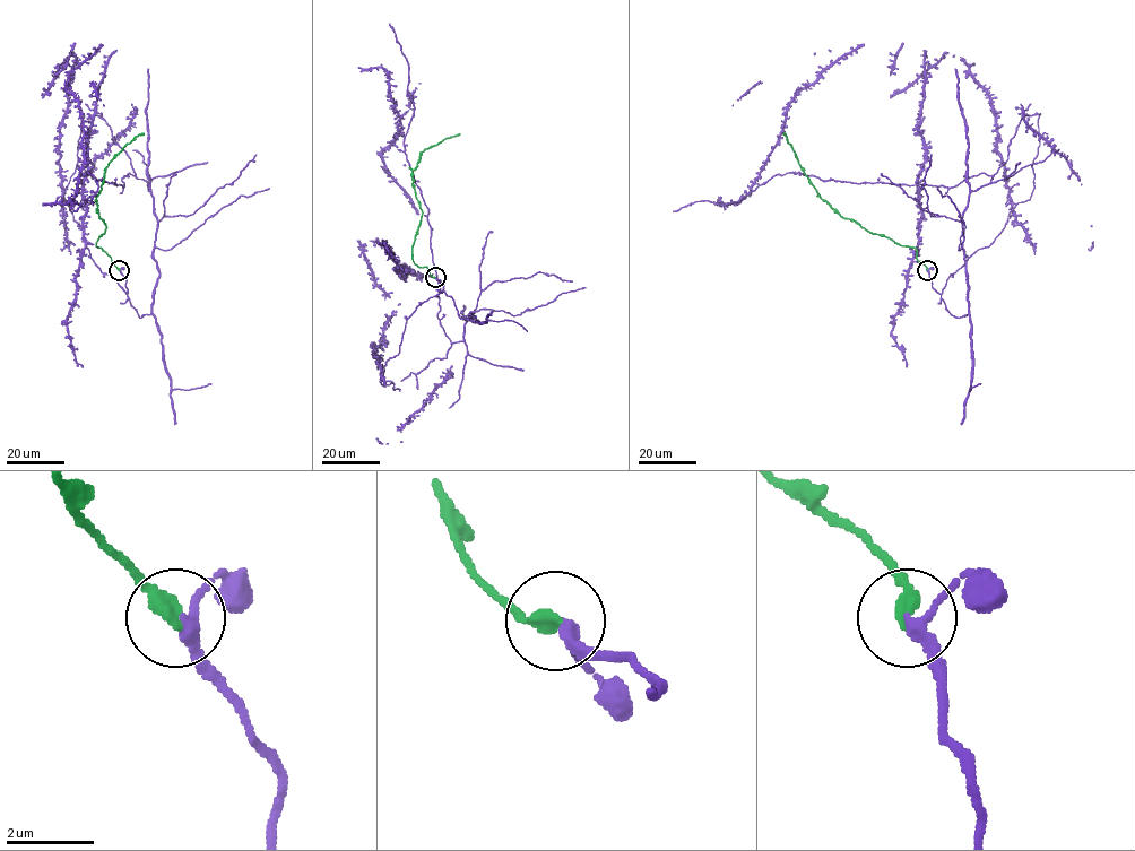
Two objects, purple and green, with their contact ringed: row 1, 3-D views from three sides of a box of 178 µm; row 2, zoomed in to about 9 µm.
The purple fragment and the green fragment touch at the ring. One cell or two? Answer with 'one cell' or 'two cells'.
one cell

